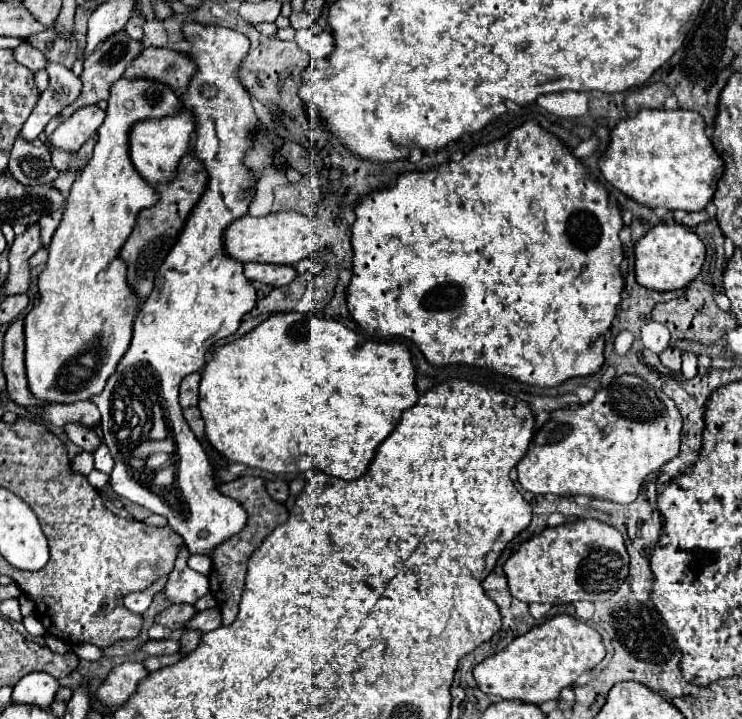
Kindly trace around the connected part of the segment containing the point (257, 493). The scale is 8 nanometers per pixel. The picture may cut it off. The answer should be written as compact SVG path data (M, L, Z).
M242 476L236 478L232 482L222 482L218 486L218 492L234 498L236 502L240 502L240 506L246 510L248 514L248 522L244 526L242 532L234 534L232 538L224 540L222 544L218 544L212 552L210 552L210 560L212 560L212 572L210 572L210 594L216 598L220 612L222 612L222 626L228 626L236 620L236 612L238 612L238 604L240 604L240 594L244 588L244 576L246 576L246 562L250 558L250 554L262 544L262 540L282 522L286 522L288 518L288 510L274 502L266 488L264 488L264 480L262 478L254 478L254 476Z

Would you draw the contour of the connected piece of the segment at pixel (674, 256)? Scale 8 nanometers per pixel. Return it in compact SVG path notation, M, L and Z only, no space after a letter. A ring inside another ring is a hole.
M658 224L636 240L634 258L634 274L638 284L650 290L666 292L686 288L698 276L706 258L706 248L690 228L684 228L682 224Z

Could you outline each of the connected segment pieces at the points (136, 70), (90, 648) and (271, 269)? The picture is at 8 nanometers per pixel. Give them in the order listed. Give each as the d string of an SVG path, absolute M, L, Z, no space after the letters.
M144 48L126 68L124 78L146 78L160 84L170 86L174 92L186 90L186 82L190 82L190 74L194 66L190 66L190 58L182 52L174 52L168 48Z
M74 644L72 650L74 650L74 654L76 654L78 658L90 660L90 662L96 662L96 660L100 660L100 658L104 656L102 650L100 650L98 646L94 646L94 644Z
M246 262L244 264L244 276L250 282L264 282L270 286L288 286L294 276L296 270L292 266L280 266L280 264L262 264L262 262Z

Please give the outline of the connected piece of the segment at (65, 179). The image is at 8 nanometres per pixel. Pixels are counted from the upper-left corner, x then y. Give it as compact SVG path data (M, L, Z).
M64 172L64 174L60 174L60 176L52 182L52 186L54 186L56 190L60 190L64 196L68 196L70 186L72 186L74 180L76 180L76 174L74 174L74 172Z

